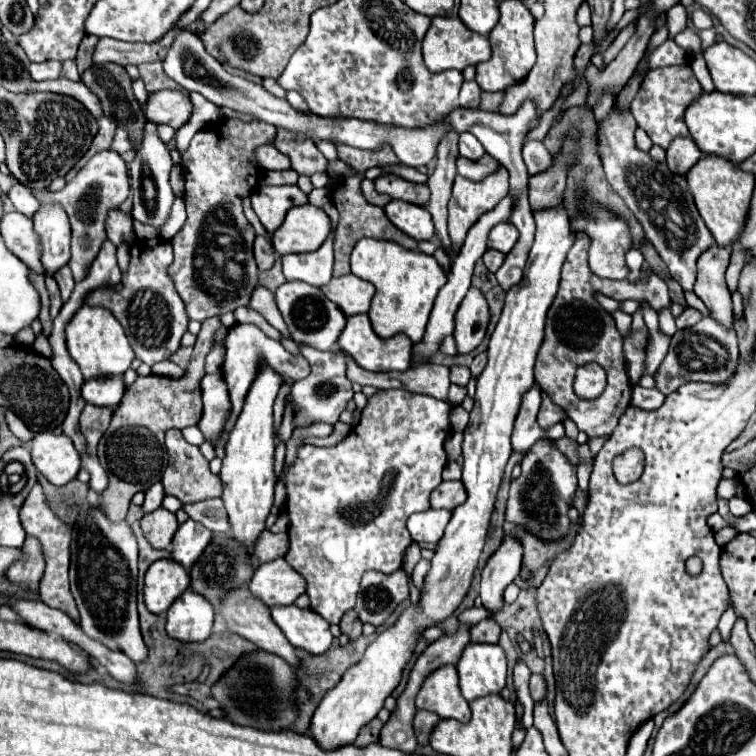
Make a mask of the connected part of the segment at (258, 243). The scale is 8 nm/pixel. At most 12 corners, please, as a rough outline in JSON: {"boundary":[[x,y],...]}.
{"boundary":[[263,236],[253,242],[259,270],[269,270],[275,252]]}

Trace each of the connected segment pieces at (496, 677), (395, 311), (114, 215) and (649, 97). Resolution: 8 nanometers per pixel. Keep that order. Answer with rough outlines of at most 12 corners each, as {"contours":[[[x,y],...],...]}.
{"contours":[[[467,644],[459,662],[465,700],[499,694],[507,660],[499,644]],[[363,238],[377,336],[423,338],[447,274],[433,256]],[[111,210],[107,238],[131,246],[137,236],[131,216]],[[689,64],[647,72],[631,114],[653,144],[689,136],[701,96]]]}

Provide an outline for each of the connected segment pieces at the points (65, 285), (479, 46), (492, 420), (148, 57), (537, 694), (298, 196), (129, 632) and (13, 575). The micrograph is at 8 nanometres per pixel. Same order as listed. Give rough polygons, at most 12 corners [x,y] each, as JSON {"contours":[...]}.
{"contours":[[[67,266],[55,272],[53,278],[57,280],[61,288],[61,300],[67,302],[73,286],[71,276]],[[433,18],[423,38],[431,72],[491,58],[487,36],[459,18]],[[533,212],[463,432],[461,482],[419,608],[383,630],[317,706],[323,750],[351,744],[419,634],[471,586],[521,396],[575,238]],[[177,30],[153,44],[99,38],[93,62],[145,64],[169,52]],[[541,674],[531,676],[529,690],[535,702],[545,696]],[[261,184],[253,210],[269,234],[291,206],[309,202],[297,184]],[[83,508],[73,524],[71,594],[81,630],[147,648],[137,614],[137,540]],[[27,536],[25,556],[7,570],[13,584],[37,590],[45,562],[39,542]]]}

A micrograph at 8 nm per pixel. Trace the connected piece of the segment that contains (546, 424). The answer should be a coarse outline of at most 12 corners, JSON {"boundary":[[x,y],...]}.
{"boundary":[[545,394],[537,422],[549,430],[555,422],[563,422],[565,410],[557,408]]}

